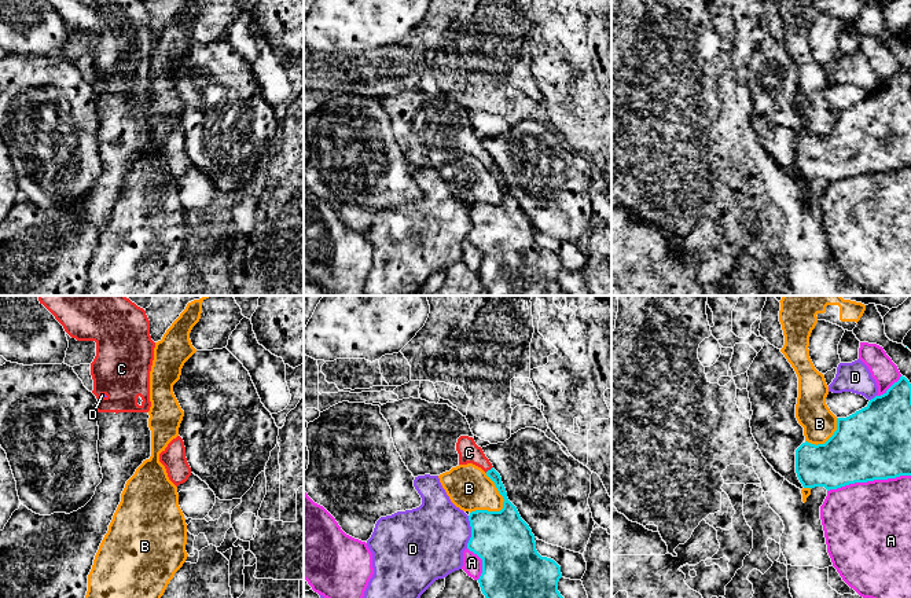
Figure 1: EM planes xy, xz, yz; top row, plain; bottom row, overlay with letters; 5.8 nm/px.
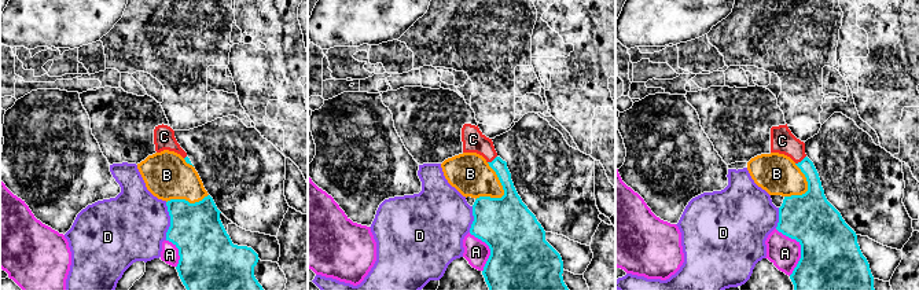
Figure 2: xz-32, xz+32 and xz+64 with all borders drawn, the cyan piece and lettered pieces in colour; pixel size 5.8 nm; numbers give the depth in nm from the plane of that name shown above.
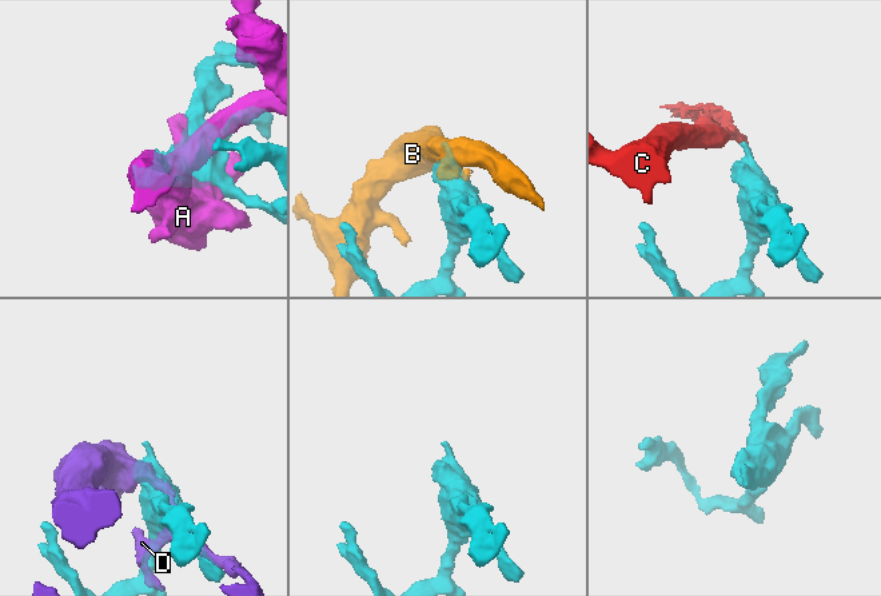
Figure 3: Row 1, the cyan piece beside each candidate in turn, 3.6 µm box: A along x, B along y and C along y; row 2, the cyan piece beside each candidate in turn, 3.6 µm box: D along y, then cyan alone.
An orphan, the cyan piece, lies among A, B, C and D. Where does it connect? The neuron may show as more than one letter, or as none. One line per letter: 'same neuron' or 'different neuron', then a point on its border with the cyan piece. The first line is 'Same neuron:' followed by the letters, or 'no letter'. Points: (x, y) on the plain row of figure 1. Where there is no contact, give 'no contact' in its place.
Same neuron: C
A: different neuron; contact yz (869, 172)
B: different neuron; contact xz (503, 198)
C: same neuron; contact xz (488, 162)
D: different neuron; contact xz (471, 224)

